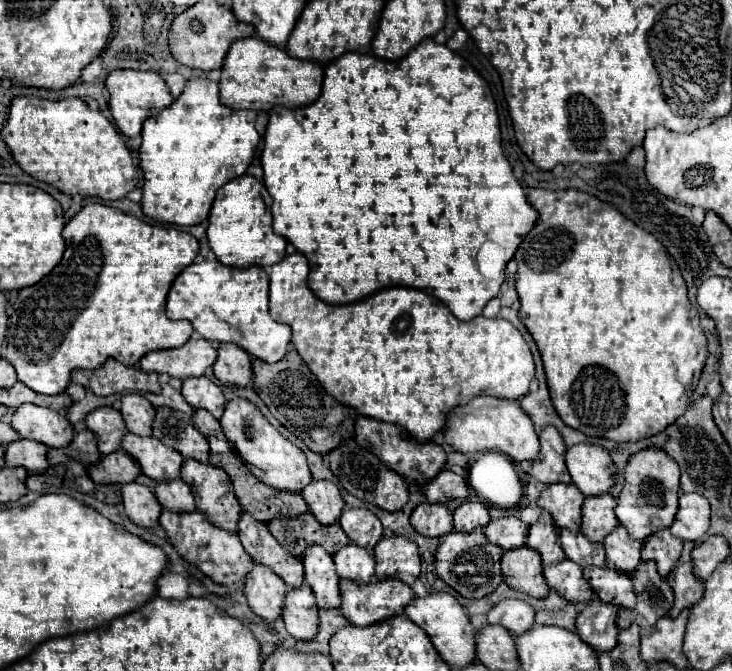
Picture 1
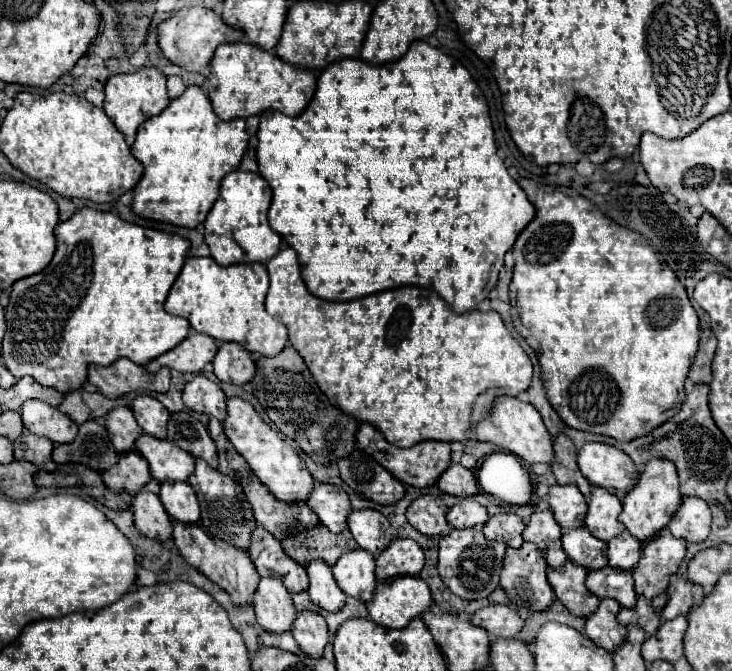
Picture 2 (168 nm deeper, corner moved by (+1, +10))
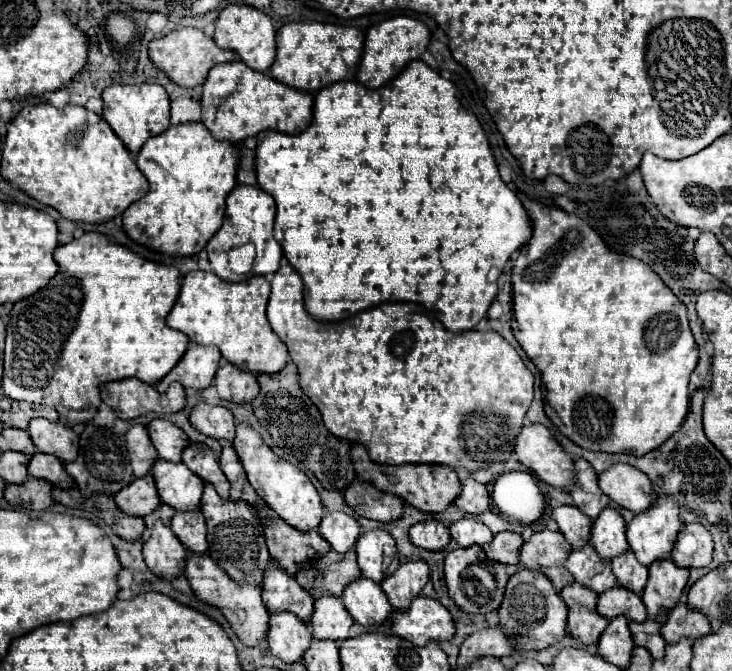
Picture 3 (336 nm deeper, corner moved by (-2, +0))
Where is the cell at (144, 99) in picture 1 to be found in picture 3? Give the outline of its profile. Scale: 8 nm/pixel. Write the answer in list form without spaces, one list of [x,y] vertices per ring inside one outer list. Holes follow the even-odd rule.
[[[143,82],[135,86],[125,84],[111,84],[103,90],[103,118],[113,128],[113,132],[121,138],[125,148],[135,158],[141,150],[141,144],[149,140],[151,136],[161,134],[167,130],[169,124],[169,96],[163,86],[153,82]]]

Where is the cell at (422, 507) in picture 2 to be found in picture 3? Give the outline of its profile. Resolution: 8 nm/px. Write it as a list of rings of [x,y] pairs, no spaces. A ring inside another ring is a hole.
[[[427,520],[427,522],[411,526],[409,538],[415,546],[423,550],[433,550],[433,552],[447,548],[447,544],[451,542],[449,528],[441,524],[439,520]]]

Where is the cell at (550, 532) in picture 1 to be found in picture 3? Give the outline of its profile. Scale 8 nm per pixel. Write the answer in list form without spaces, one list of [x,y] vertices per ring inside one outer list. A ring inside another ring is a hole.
[[[541,530],[535,532],[519,550],[519,564],[543,572],[555,586],[557,592],[565,588],[565,584],[573,582],[571,572],[565,568],[565,560],[571,552],[571,546],[563,538],[561,532]]]

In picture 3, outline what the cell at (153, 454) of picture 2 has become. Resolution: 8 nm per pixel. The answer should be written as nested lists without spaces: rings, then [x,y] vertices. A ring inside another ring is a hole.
[[[157,460],[151,470],[161,502],[187,512],[187,508],[199,510],[199,500],[203,494],[203,480],[195,476],[183,462],[167,462],[167,460]]]

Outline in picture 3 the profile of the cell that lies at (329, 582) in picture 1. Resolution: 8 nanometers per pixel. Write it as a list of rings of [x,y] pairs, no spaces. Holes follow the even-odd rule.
[[[323,594],[315,602],[315,612],[311,618],[313,638],[317,640],[345,640],[349,638],[349,630],[353,626],[353,618],[343,606],[341,598]]]

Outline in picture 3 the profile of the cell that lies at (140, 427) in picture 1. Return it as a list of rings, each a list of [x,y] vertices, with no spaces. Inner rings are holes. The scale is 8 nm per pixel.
[[[157,418],[149,424],[147,430],[153,446],[159,452],[159,458],[167,462],[181,462],[181,454],[183,454],[183,448],[189,444],[189,438],[179,426],[175,426],[169,420]]]

